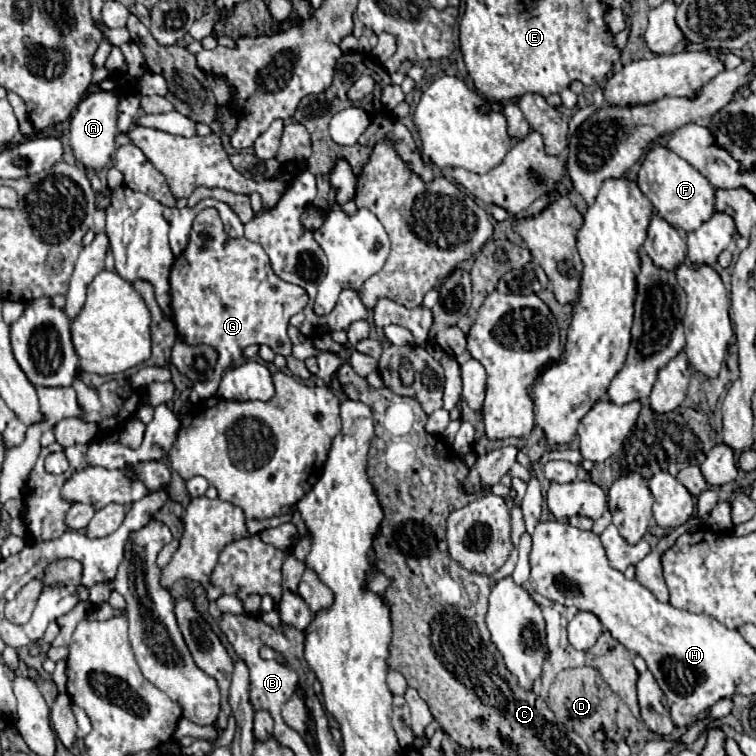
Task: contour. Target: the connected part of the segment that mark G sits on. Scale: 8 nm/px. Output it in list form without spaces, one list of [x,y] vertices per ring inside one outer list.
[[[207,207],[195,217],[189,245],[183,255],[175,259],[171,271],[173,323],[187,343],[207,343],[215,347],[219,351],[217,367],[225,369],[241,359],[245,347],[265,343],[287,359],[289,371],[295,377],[309,379],[311,373],[305,363],[291,355],[291,341],[287,337],[291,315],[299,313],[305,305],[305,289],[279,279],[259,243],[247,241],[245,237],[231,239],[223,229],[217,209]]]

